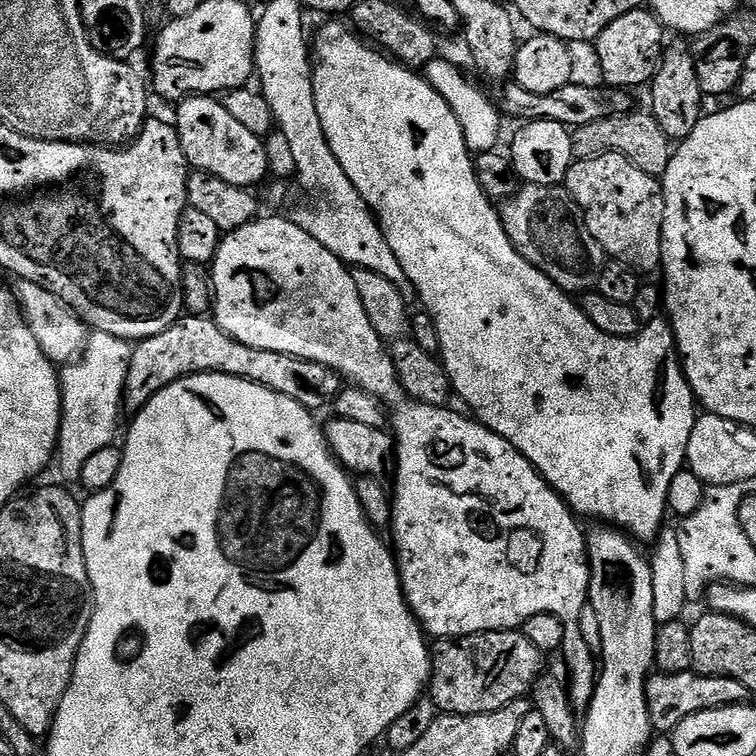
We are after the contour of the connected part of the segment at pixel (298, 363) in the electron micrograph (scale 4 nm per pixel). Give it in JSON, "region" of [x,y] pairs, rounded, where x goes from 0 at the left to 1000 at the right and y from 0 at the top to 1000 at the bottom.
{"region":[[[245,415],[230,426],[230,431],[214,437],[214,442],[204,442],[176,459],[172,489],[167,495],[163,544],[183,546],[194,537],[198,526],[204,526],[204,521],[220,516],[220,511],[269,492],[292,492],[352,511],[352,516],[378,521],[378,526],[389,526],[389,532],[409,542],[429,540],[433,534],[435,538],[452,515],[452,499],[437,484],[426,484],[426,479],[332,460],[304,447],[304,442],[287,431],[279,417]]]}

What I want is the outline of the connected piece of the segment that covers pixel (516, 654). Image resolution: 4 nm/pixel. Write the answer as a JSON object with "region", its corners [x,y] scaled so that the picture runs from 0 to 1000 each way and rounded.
{"region":[[[688,833],[634,836],[626,841],[582,844],[570,853],[571,897],[569,922],[583,943],[595,947],[626,947],[664,939],[675,929],[694,925],[702,917],[706,902],[717,893],[717,864]]]}

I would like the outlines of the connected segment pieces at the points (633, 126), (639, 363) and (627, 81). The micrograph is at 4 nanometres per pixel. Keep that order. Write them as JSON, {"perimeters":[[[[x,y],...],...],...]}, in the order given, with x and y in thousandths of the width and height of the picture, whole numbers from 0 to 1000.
{"perimeters":[[[[832,146],[819,151],[800,151],[786,161],[775,161],[775,167],[757,175],[757,204],[761,210],[774,212],[796,204],[823,204],[844,220],[844,225],[854,225],[854,230],[877,234],[881,220],[886,220],[886,209],[892,200],[890,187],[870,167],[861,147],[841,148]]],[[[459,30],[429,32],[423,44],[415,48],[410,58],[413,71],[413,107],[415,108],[415,135],[421,140],[421,156],[426,156],[426,172],[431,172],[431,188],[442,198],[442,209],[458,225],[458,235],[468,241],[468,251],[479,257],[487,275],[497,284],[521,341],[532,347],[537,368],[548,373],[548,384],[560,411],[566,413],[579,430],[579,447],[585,447],[581,475],[598,507],[598,517],[610,524],[624,538],[623,549],[642,566],[653,569],[669,585],[684,593],[704,615],[714,623],[714,630],[738,655],[751,665],[763,684],[786,683],[790,689],[811,694],[824,701],[841,717],[866,716],[874,700],[880,697],[878,681],[885,681],[884,655],[888,635],[906,618],[910,602],[907,590],[913,590],[913,573],[918,570],[918,558],[923,549],[923,530],[915,521],[915,513],[899,479],[899,466],[894,460],[894,443],[882,422],[869,421],[847,435],[843,444],[817,447],[791,437],[780,421],[775,421],[771,406],[762,402],[755,390],[739,381],[728,366],[717,362],[675,320],[669,304],[661,292],[657,271],[646,263],[630,234],[630,218],[626,202],[619,200],[608,163],[601,146],[590,140],[585,124],[562,108],[554,94],[536,90],[533,85],[515,77],[509,70],[488,61]]],[[[856,9],[841,11],[823,24],[812,24],[802,40],[786,54],[788,79],[794,83],[794,95],[810,119],[837,119],[861,112],[873,91],[873,78],[881,67],[881,38],[873,25]]]]}

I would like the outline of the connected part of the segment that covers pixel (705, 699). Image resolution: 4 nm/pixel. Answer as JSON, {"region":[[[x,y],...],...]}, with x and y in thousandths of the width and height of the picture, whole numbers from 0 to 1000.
{"region":[[[903,889],[902,892],[862,892],[853,907],[857,925],[858,947],[862,962],[869,970],[888,971],[907,950],[923,944],[929,939],[959,937],[967,931],[983,931],[992,917],[981,902],[966,896],[927,894],[925,889]]]}

